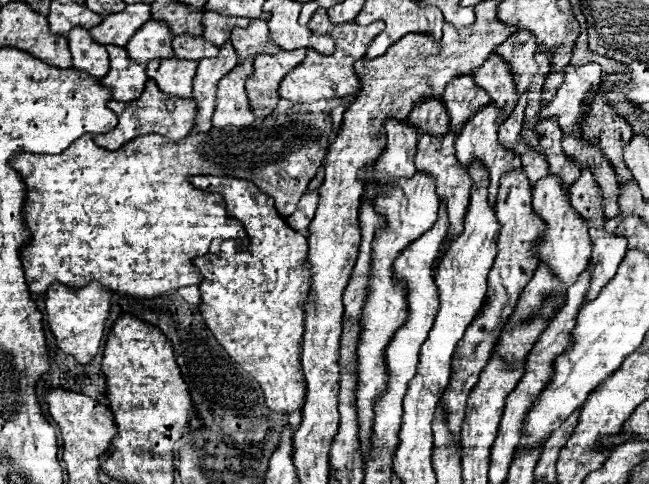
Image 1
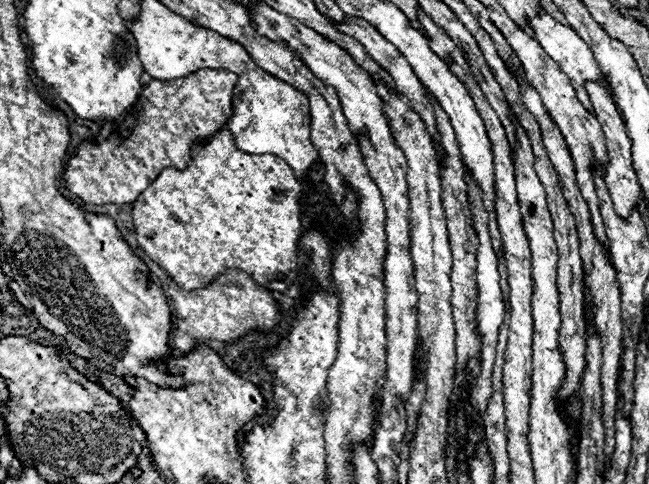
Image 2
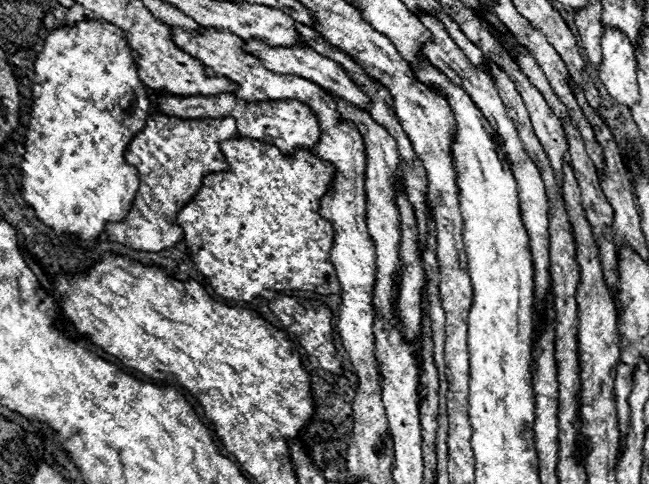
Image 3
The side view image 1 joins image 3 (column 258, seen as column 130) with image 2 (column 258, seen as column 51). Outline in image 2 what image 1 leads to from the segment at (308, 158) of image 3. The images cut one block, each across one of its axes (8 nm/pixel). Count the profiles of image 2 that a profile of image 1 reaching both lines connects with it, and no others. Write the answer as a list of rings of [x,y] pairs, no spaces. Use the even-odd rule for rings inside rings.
[[[222,128],[220,132],[216,132],[212,138],[208,138],[206,142],[196,142],[190,148],[192,160],[188,162],[188,166],[184,170],[178,168],[164,168],[160,172],[160,176],[150,182],[150,186],[136,198],[136,202],[132,204],[132,224],[134,224],[134,232],[136,232],[136,240],[138,246],[142,248],[142,252],[154,260],[158,266],[162,266],[168,276],[182,288],[182,290],[196,290],[196,288],[204,288],[206,284],[210,284],[218,274],[222,274],[228,268],[238,268],[242,272],[246,272],[258,286],[272,290],[272,292],[286,292],[298,278],[298,238],[302,234],[302,218],[300,218],[300,198],[302,198],[302,184],[296,180],[292,168],[282,160],[276,158],[272,154],[246,154],[240,152],[234,144],[234,136],[230,134],[230,130]]]

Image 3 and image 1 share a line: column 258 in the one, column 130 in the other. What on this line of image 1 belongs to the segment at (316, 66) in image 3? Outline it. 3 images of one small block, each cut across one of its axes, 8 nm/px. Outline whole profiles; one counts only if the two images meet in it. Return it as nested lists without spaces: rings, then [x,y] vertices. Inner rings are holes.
[[[148,20],[128,42],[128,56],[134,62],[146,64],[150,60],[166,60],[174,56],[172,34],[164,22]]]

